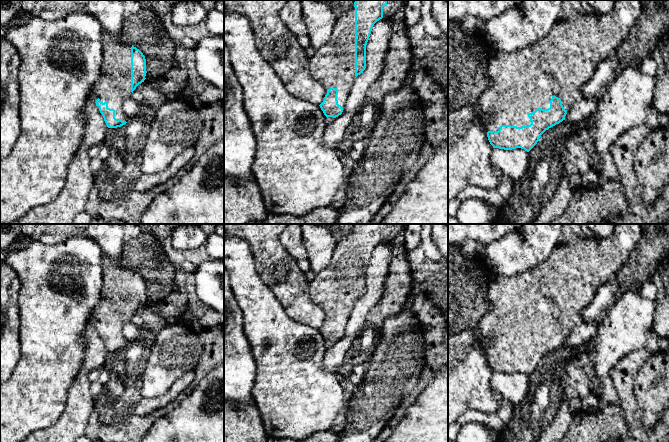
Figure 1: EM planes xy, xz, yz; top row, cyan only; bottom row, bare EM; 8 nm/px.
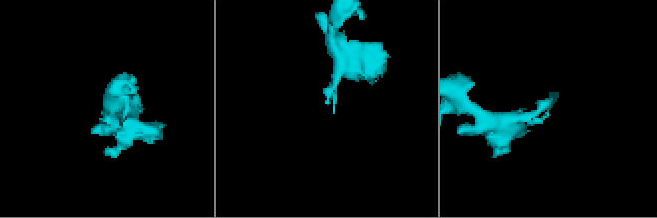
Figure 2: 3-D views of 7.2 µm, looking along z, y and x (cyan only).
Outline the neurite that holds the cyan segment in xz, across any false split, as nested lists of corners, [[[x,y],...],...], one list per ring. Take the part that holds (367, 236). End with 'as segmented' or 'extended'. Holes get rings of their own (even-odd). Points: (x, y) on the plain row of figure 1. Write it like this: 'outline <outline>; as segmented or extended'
outline [[[355,224],[352,232],[337,243],[326,269],[309,282],[310,298],[325,312],[325,321],[319,329],[327,341],[327,349],[342,338],[358,299],[366,292],[366,269],[374,248],[382,242],[391,242],[407,224]]]; extended

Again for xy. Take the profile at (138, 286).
outline [[[103,255],[101,299],[91,317],[108,352],[121,351],[130,344],[123,335],[123,327],[131,321],[136,311],[144,306],[147,297],[145,280],[132,268],[123,266],[122,259],[123,256],[112,259]]]; extended

